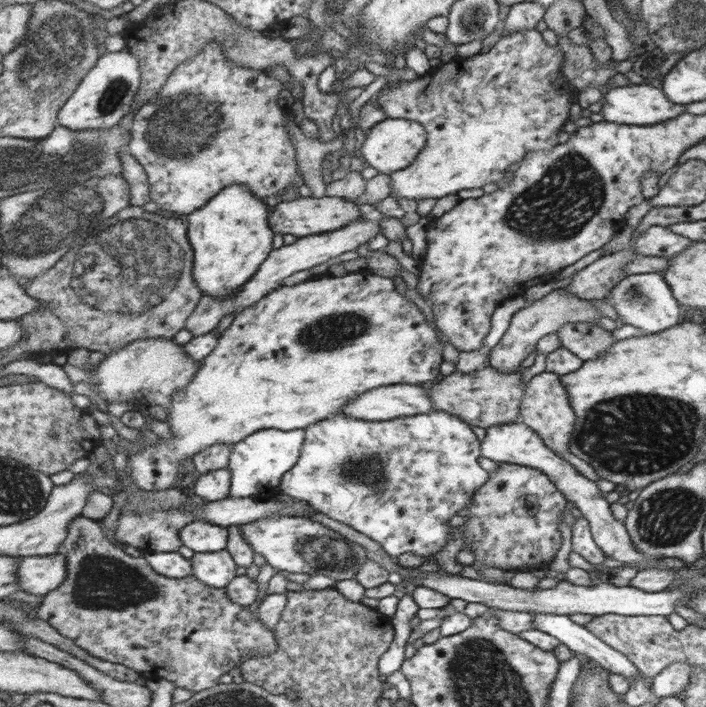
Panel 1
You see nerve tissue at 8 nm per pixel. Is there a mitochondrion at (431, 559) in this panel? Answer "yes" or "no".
no

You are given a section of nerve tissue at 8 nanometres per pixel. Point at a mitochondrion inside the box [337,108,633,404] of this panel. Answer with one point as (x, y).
(556, 208)

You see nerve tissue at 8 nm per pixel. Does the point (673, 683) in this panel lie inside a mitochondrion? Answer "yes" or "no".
no

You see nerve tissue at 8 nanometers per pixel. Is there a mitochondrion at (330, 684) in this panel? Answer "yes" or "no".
yes

